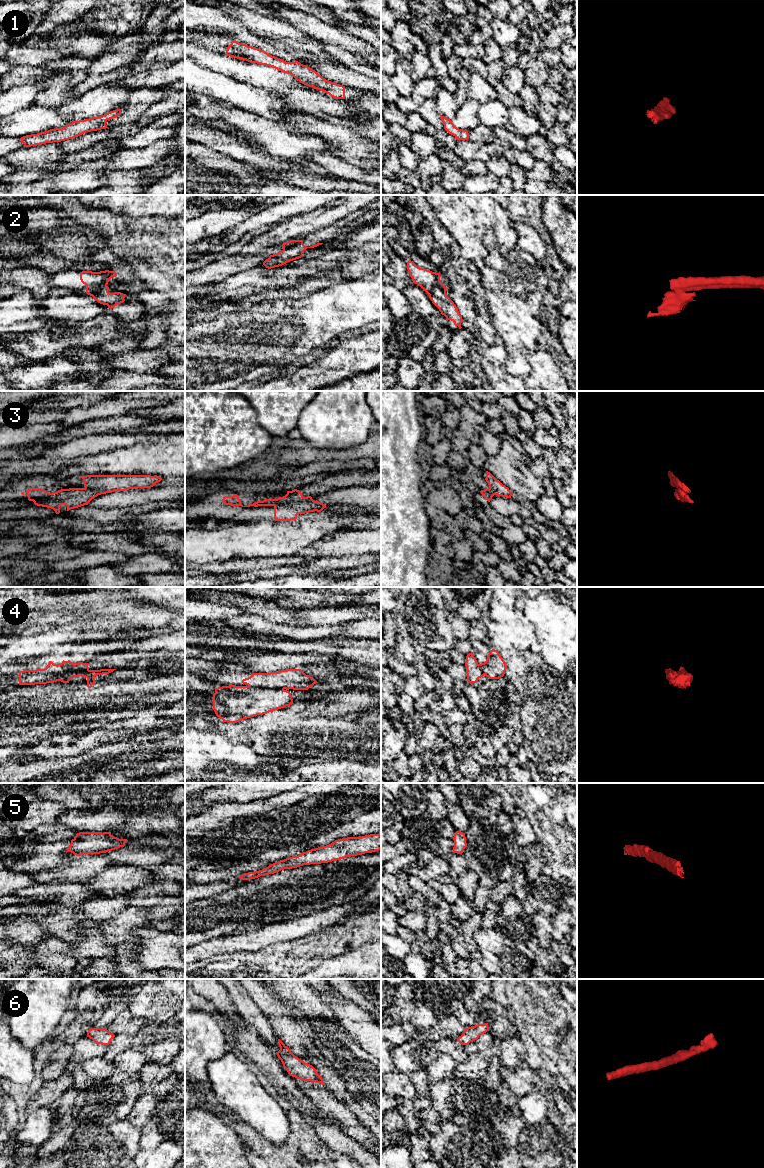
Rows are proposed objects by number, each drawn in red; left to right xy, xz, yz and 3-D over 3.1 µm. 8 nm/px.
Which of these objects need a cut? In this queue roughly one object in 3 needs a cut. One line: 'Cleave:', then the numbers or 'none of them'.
Cleave: 2, 3, 4

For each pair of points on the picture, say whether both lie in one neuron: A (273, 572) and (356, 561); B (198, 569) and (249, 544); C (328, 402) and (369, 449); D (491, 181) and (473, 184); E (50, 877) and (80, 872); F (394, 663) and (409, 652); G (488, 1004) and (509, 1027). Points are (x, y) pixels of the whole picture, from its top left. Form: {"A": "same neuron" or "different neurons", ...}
{"A": "same neuron", "B": "different neurons", "C": "different neurons", "D": "same neuron", "E": "same neuron", "F": "different neurons", "G": "same neuron"}

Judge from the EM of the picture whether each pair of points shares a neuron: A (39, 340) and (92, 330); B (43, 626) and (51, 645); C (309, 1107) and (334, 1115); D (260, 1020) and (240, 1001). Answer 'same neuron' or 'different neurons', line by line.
A: same neuron
B: different neurons
C: different neurons
D: same neuron

